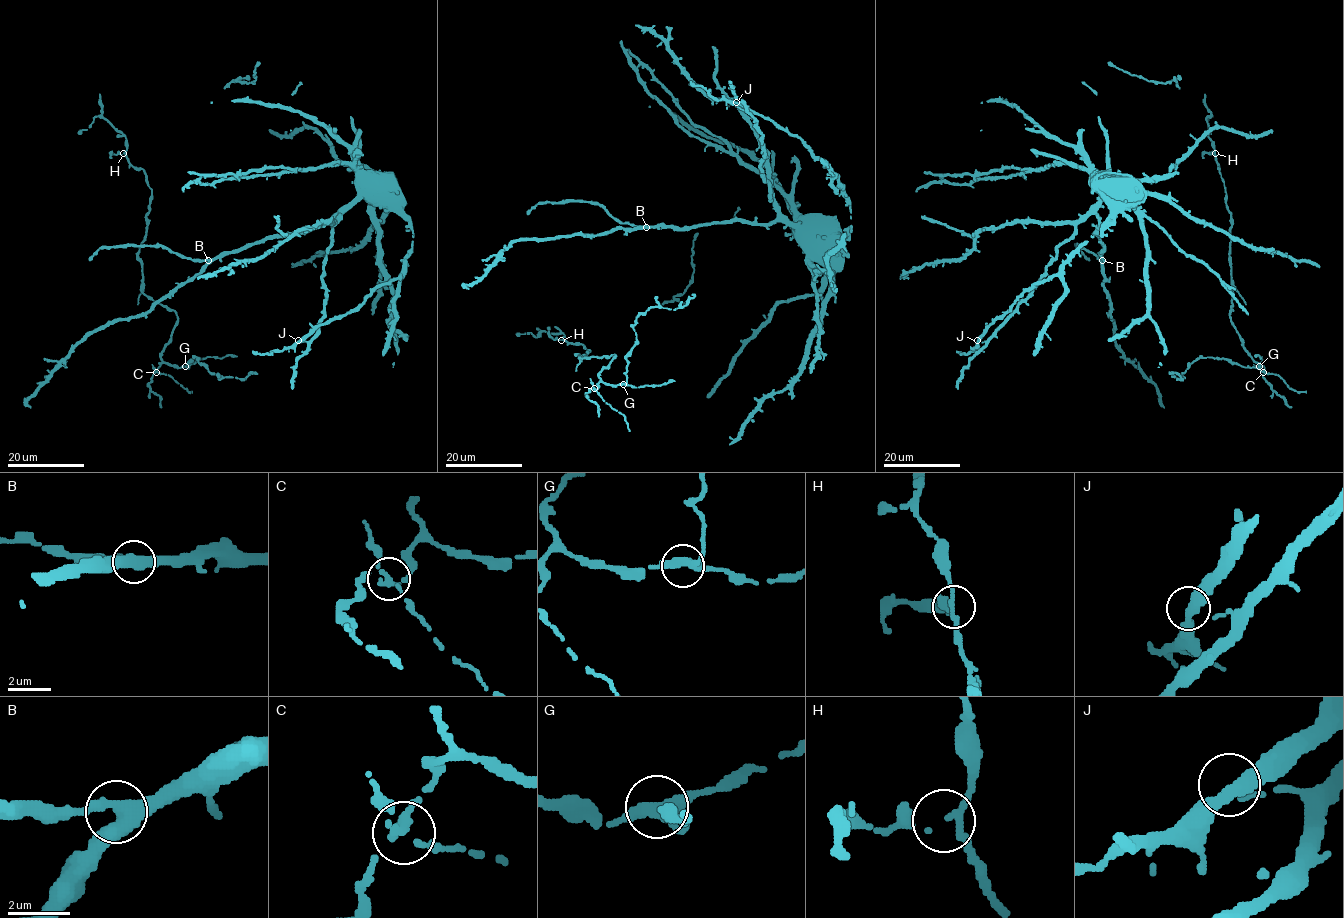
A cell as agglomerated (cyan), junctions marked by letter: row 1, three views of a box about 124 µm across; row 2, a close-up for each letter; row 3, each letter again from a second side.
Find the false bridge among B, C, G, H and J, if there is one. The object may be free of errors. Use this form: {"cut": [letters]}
{"cut": ["C"]}

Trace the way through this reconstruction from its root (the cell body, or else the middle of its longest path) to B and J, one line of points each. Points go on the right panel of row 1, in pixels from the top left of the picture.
B: (1100, 180), (1097, 182), (1101, 199), (1096, 203), (1098, 227), (1095, 232), (1103, 243), (1102, 260)
J: (1100, 180), (1100, 199), (1057, 248), (1037, 285), (986, 341), (977, 340)

